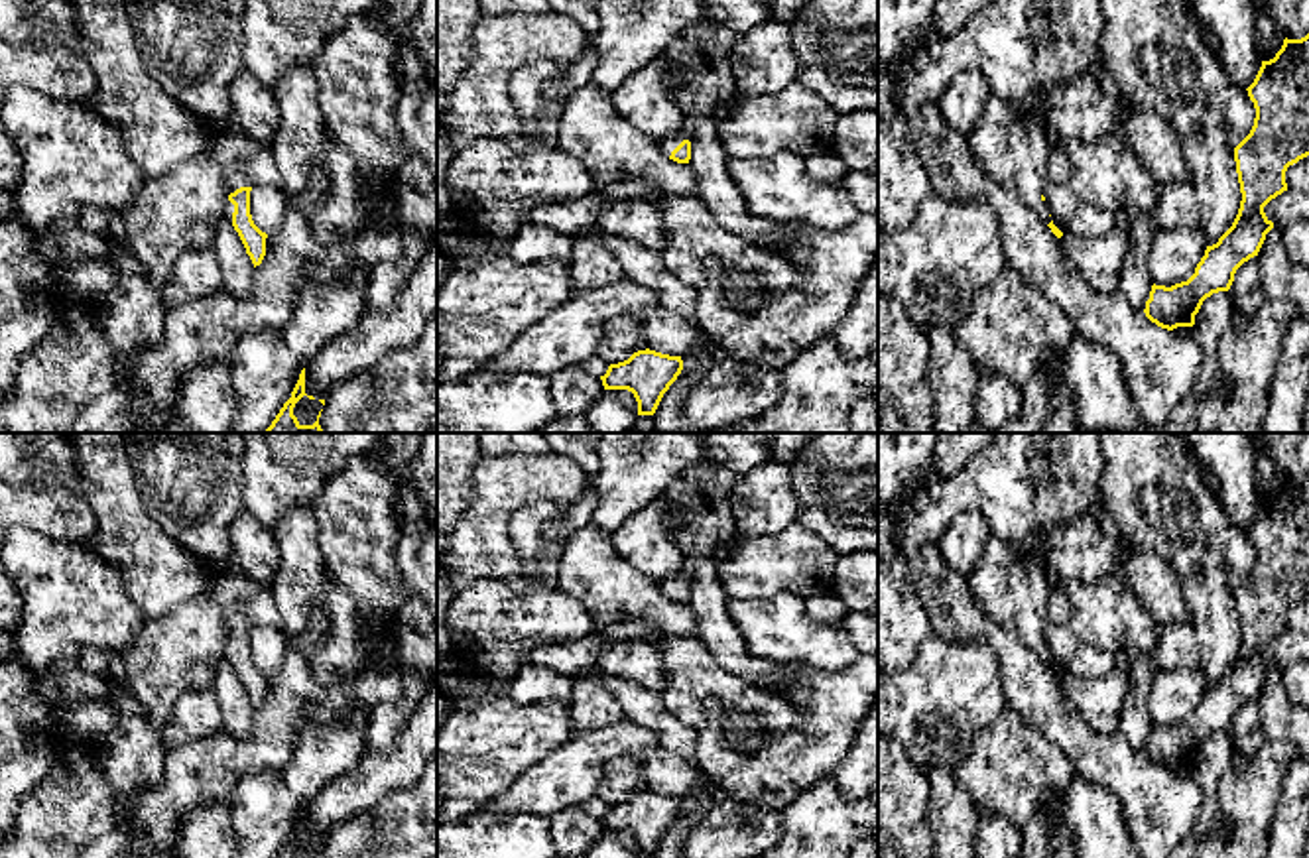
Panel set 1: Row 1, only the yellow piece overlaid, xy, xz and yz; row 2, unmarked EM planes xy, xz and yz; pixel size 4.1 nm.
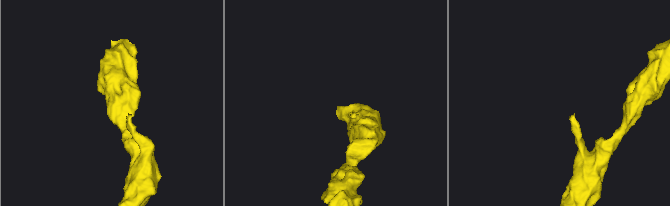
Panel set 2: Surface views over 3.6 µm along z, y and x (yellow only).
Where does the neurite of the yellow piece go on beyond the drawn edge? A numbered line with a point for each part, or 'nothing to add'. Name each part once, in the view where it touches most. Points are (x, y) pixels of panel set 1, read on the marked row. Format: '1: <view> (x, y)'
1: xy (243, 162)

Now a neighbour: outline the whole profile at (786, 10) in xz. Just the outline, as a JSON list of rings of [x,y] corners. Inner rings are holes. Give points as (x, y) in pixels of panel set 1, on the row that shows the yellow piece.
[[[772,0],[770,4],[770,20],[779,20],[785,24],[793,24],[797,14],[809,0]]]

